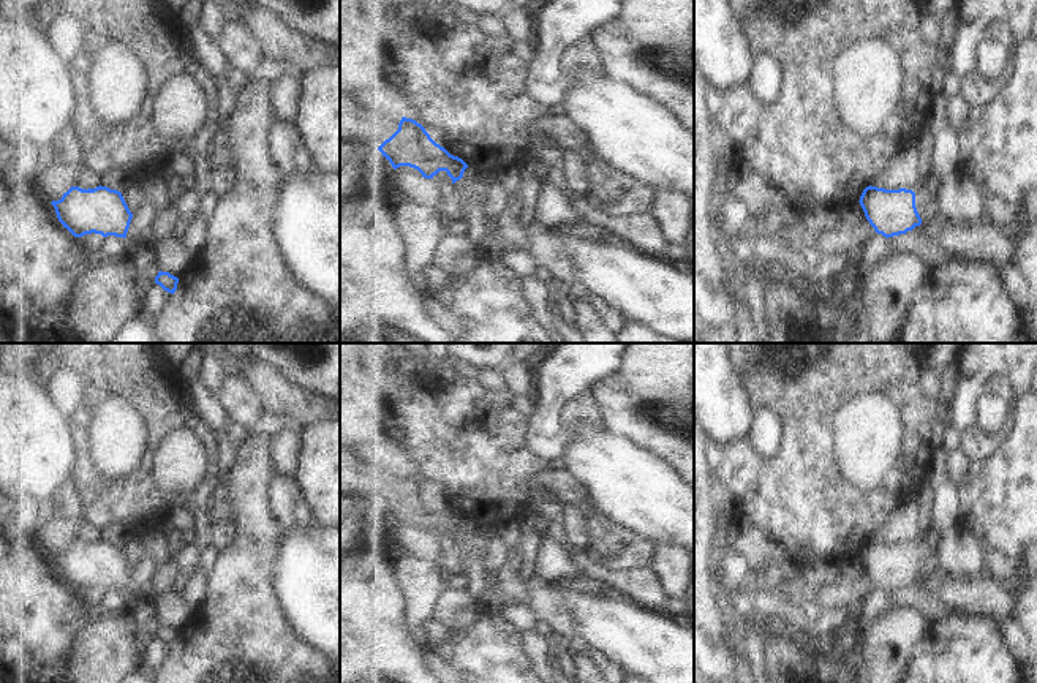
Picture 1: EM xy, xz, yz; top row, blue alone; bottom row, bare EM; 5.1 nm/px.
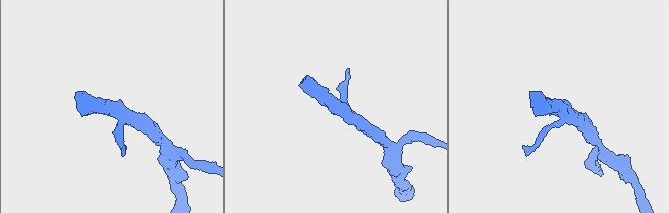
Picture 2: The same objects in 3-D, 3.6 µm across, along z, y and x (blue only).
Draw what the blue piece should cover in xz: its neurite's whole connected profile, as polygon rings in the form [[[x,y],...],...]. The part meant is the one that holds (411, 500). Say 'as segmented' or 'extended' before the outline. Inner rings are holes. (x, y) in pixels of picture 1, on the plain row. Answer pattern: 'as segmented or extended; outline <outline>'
extended; outline [[[340,447],[340,495],[359,504],[379,504],[394,523],[409,520],[425,533],[433,533],[439,525],[446,525],[455,538],[468,522],[462,512],[436,498],[420,477],[403,471],[392,455],[360,455],[348,447]]]

